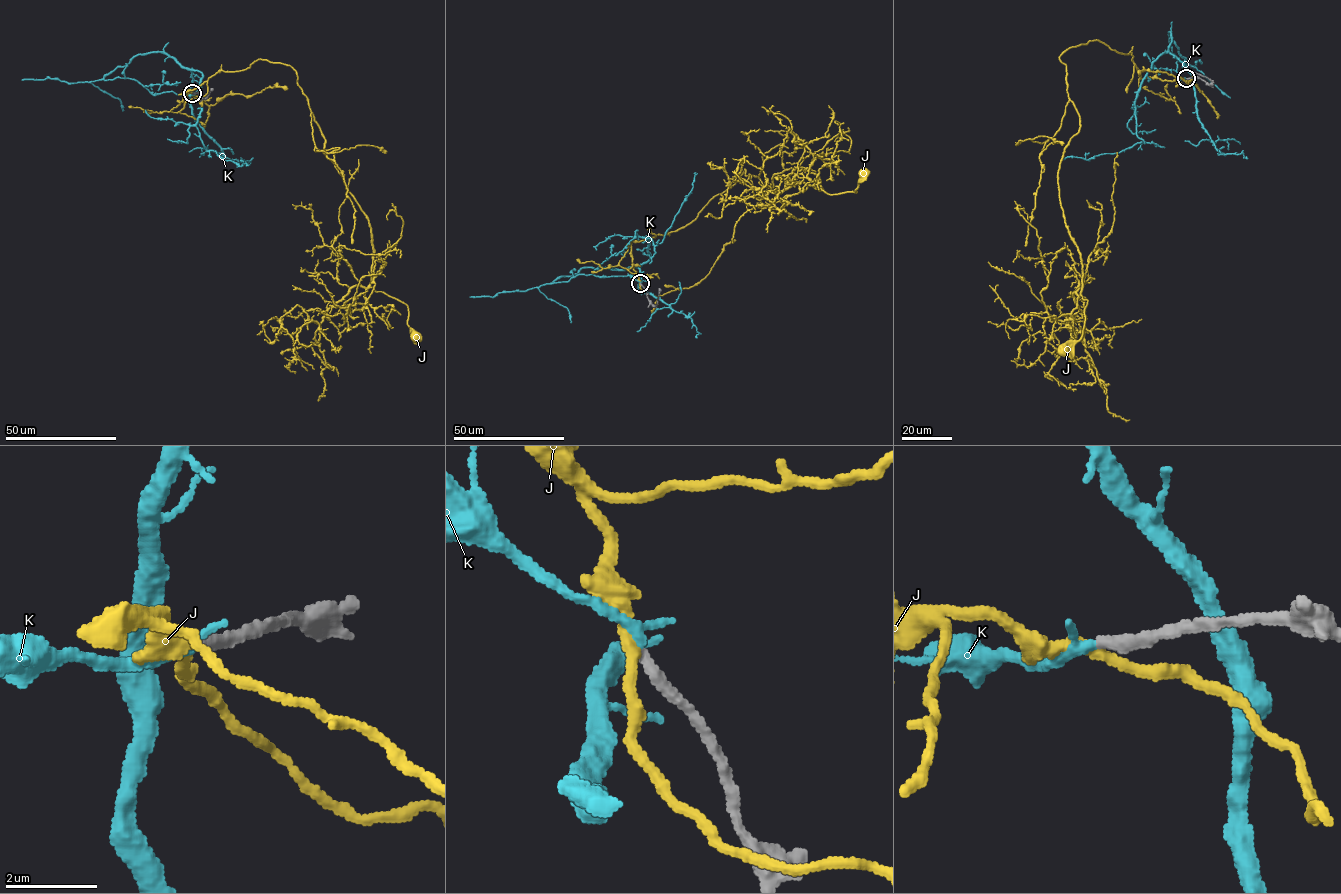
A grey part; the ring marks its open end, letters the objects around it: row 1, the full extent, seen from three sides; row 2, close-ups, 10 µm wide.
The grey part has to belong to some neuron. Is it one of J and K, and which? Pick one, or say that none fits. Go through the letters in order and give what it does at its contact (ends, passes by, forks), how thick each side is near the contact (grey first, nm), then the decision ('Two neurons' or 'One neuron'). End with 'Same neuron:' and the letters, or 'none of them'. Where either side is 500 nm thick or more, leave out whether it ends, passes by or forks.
J: It passes by. Thickness 280 nm (grey) against 240 nm. Two neurons
K: It ends there. Thickness 280 nm (grey) against 240 nm. One neuron
Same neuron: K

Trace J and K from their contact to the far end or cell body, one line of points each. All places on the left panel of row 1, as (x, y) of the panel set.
J: (192, 94), (183, 92), (259, 59), (296, 72), (324, 152), (367, 220), (370, 286), (407, 307), (415, 337)
K: (192, 93), (152, 94), (134, 79), (104, 77), (156, 51), (199, 70), (202, 143), (225, 160), (249, 164)

